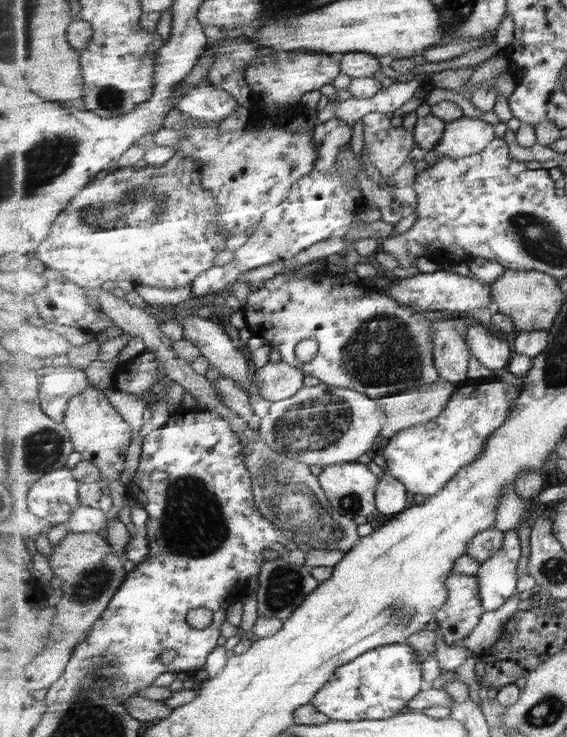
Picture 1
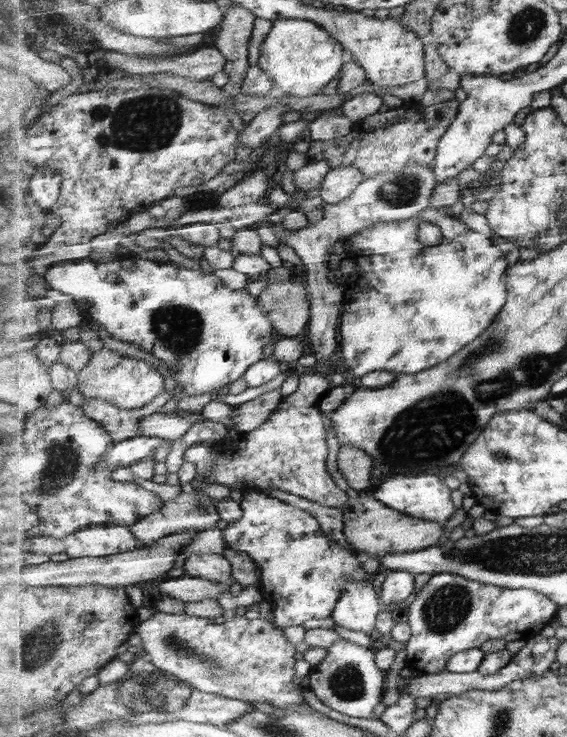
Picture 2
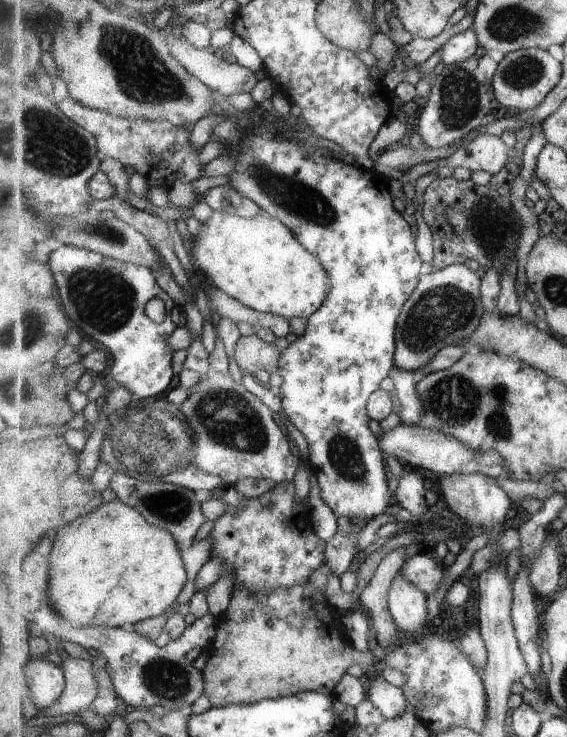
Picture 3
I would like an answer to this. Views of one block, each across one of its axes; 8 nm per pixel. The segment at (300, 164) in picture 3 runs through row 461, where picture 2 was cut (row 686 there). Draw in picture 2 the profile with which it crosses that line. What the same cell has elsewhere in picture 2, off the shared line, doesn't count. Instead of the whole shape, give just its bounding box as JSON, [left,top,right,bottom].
[308,638,386,718]

